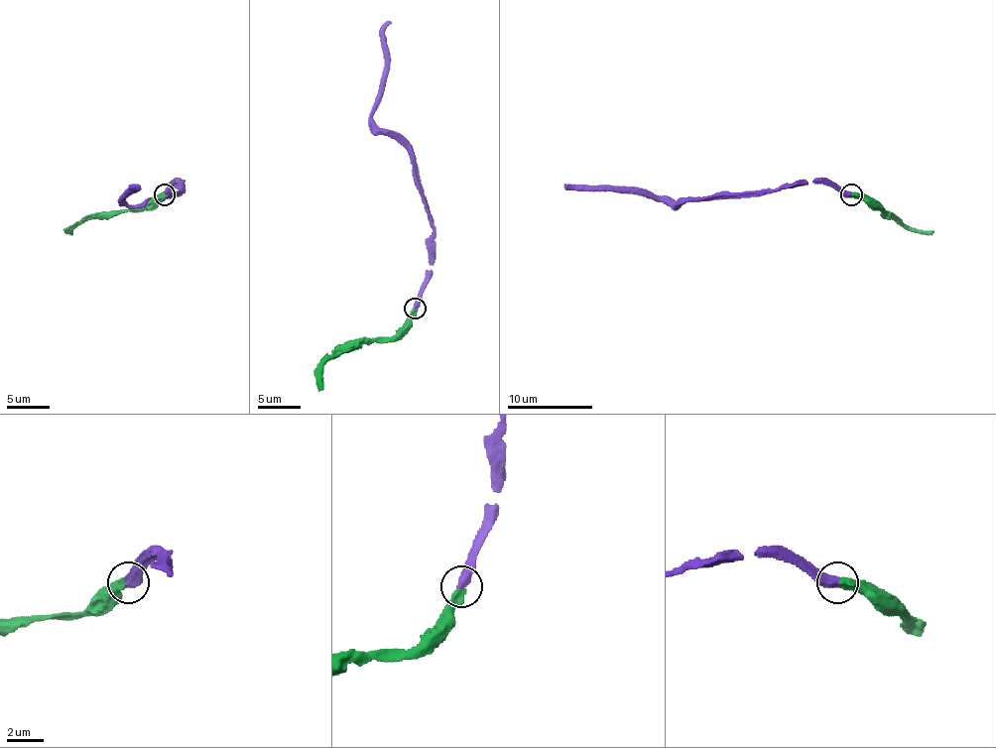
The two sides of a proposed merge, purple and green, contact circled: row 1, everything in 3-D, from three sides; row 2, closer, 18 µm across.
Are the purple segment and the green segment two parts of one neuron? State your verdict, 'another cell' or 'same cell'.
same cell

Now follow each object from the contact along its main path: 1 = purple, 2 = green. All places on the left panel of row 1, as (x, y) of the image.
1: (164, 194), (181, 182), (183, 189), (164, 198), (153, 198), (144, 204), (129, 204), (121, 196), (140, 186)
2: (164, 194), (157, 194), (140, 209), (86, 215), (71, 230), (67, 230)

